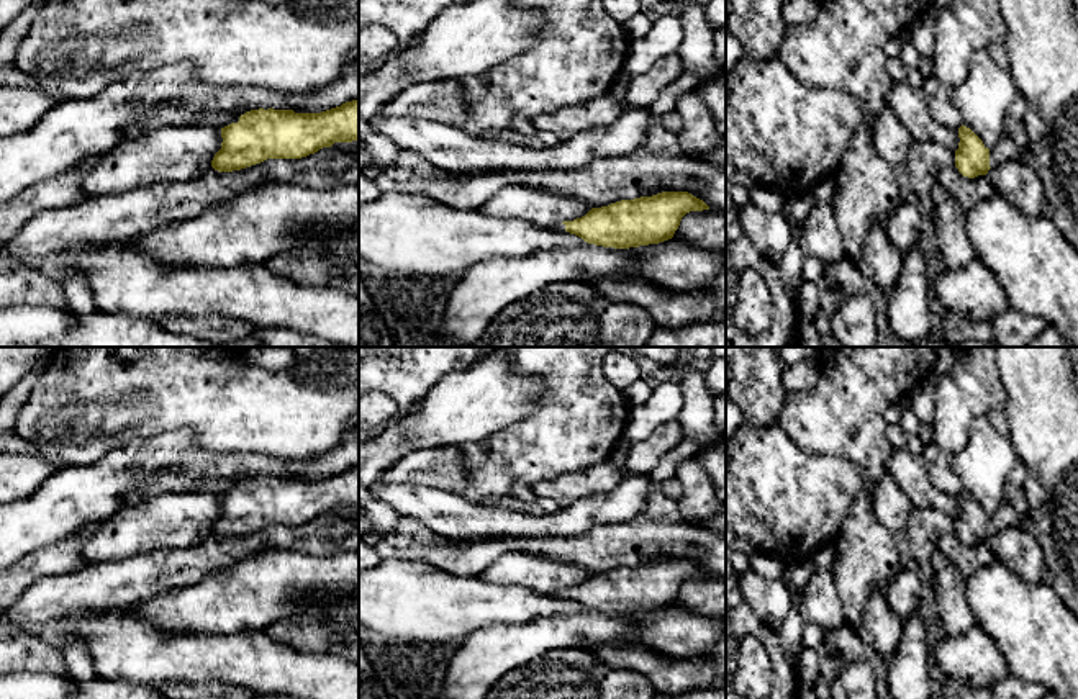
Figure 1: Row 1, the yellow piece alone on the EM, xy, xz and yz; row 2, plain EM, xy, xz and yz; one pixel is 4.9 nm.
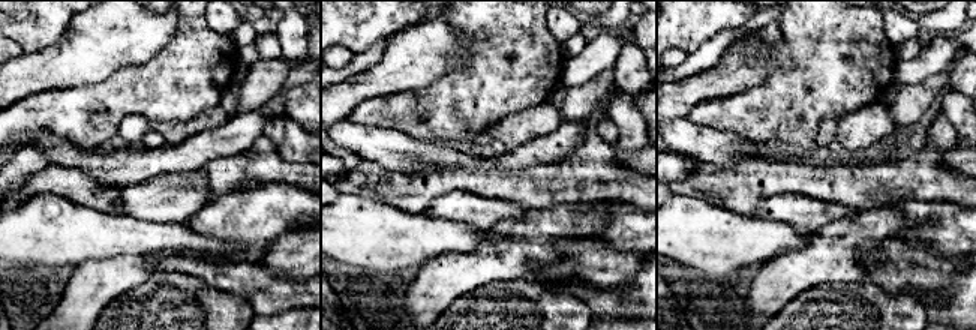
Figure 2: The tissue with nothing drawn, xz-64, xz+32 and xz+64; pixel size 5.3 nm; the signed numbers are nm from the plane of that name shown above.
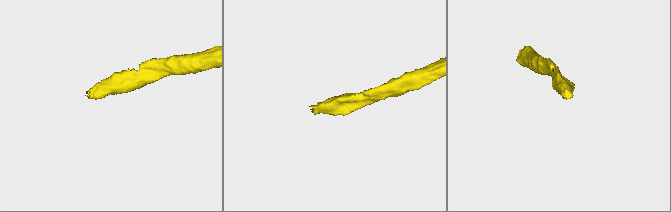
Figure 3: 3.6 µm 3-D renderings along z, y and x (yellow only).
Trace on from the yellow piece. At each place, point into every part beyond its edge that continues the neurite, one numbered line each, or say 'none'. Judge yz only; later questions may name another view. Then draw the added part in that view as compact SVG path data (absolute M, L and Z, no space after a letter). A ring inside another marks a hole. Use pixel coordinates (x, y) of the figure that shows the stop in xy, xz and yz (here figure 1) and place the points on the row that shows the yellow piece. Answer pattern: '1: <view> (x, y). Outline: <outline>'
1: yz (1005, 149). Outline: M1003 136L991 149L990 149L990 167L999 167L1008 160L1021 160L1027 154L1021 151L1008 136Z

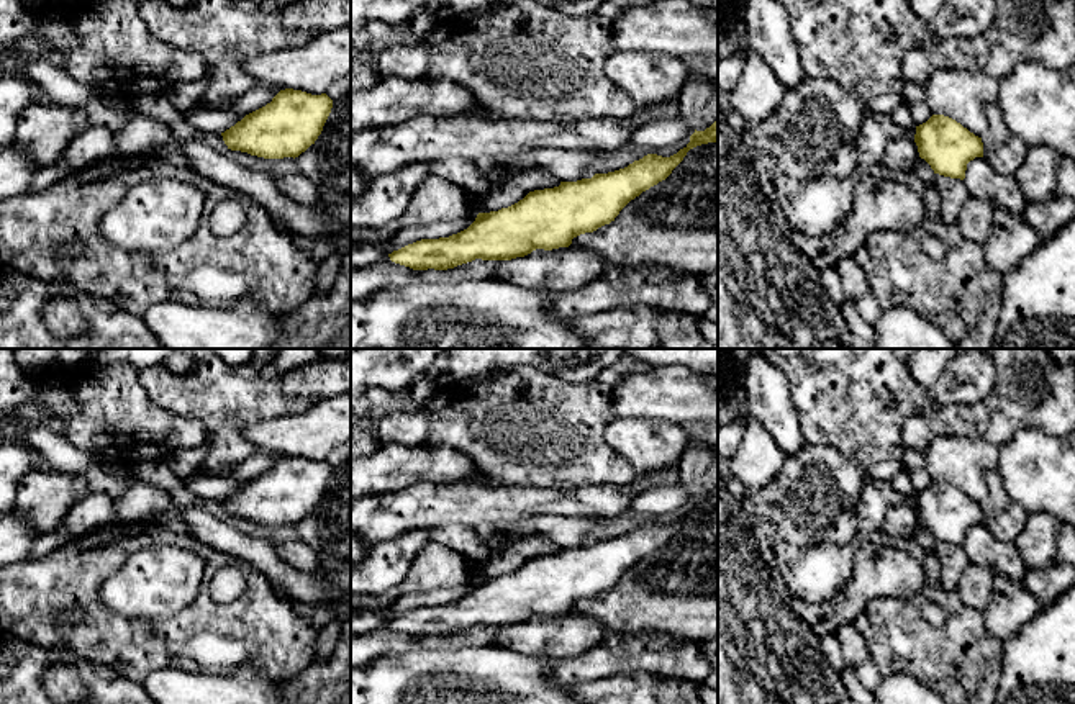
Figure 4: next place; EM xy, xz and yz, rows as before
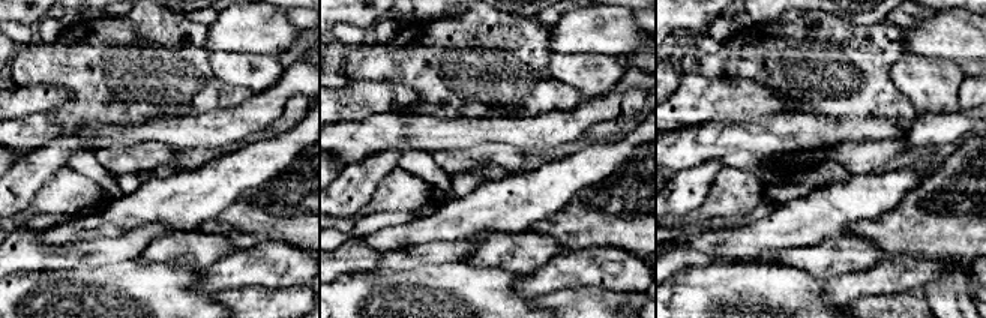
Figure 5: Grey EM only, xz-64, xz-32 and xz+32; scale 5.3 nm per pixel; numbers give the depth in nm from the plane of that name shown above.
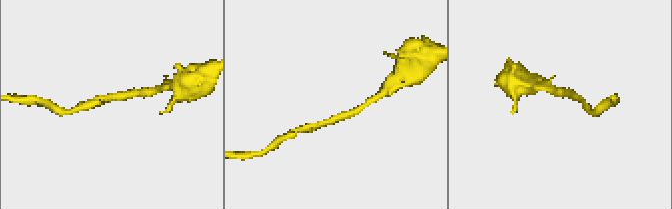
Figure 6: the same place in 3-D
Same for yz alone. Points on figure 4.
none

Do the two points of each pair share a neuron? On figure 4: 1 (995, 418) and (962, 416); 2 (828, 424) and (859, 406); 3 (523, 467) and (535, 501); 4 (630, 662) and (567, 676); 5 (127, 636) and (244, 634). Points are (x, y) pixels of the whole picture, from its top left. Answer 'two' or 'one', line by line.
1: one
2: one
3: two
4: one
5: one

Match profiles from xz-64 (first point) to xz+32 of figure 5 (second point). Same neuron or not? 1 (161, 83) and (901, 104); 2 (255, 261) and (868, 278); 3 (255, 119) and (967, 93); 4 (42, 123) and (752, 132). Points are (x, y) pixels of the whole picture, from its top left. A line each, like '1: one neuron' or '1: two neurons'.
1: one neuron
2: one neuron
3: two neurons
4: one neuron

